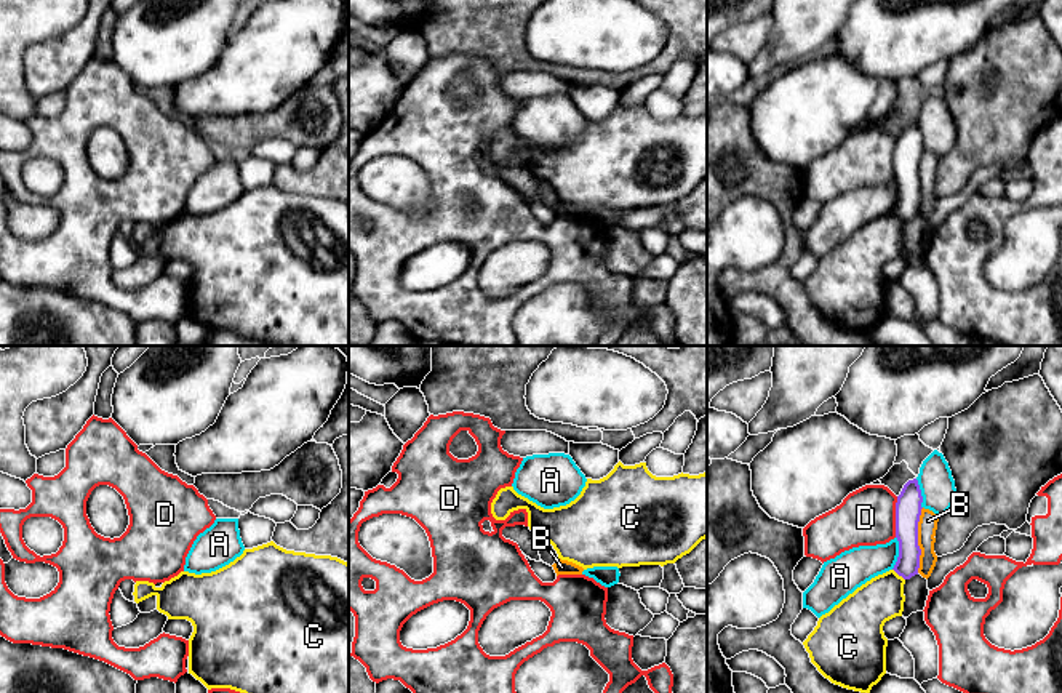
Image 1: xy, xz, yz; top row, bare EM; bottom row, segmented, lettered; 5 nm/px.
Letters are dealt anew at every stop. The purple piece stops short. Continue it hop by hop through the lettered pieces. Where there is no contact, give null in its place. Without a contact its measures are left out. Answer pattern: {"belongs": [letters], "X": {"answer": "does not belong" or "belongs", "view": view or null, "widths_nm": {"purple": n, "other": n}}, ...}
{"belongs": [], "A": {"answer": "does not belong", "view": "yz", "widths_nm": {"purple": 130, "other": 190}}, "B": {"answer": "does not belong", "view": "yz", "widths_nm": {"purple": 130, "other": 100}}, "C": {"answer": "does not belong", "view": "yz", "widths_nm": {"purple": 120, "other": 220}}, "D": {"answer": "does not belong", "view": "yz", "widths_nm": {"purple": 130, "other": 280}}}

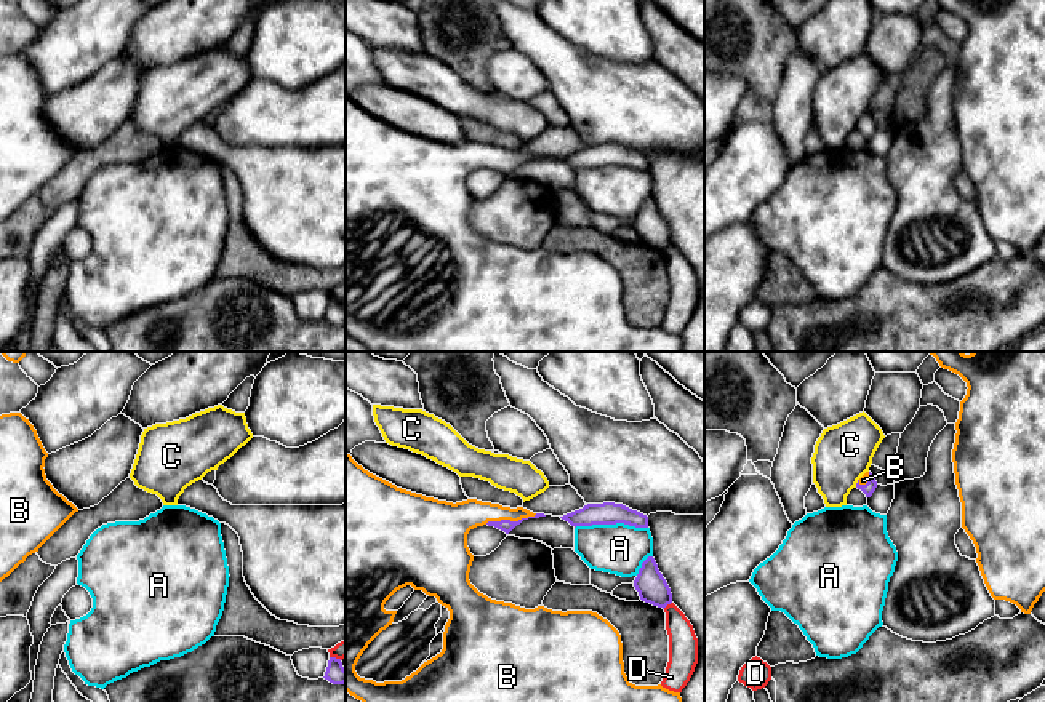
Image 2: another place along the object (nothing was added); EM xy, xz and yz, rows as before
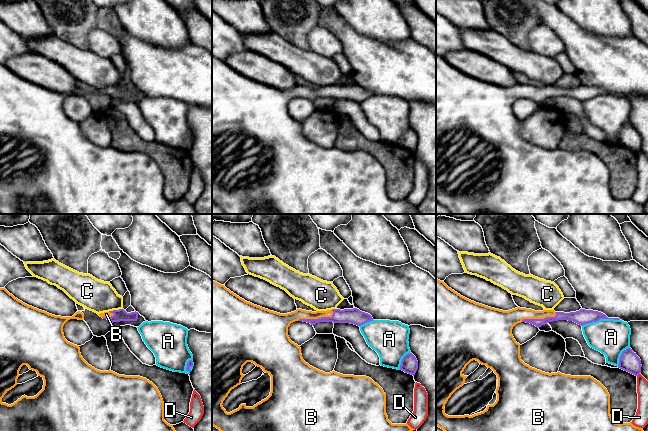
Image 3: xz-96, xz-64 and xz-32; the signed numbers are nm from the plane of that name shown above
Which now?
{"belongs": ["B"], "A": {"answer": "does not belong", "view": "xz", "widths_nm": {"purple": 110, "other": 260}}, "B": {"answer": "belongs", "view": "xz", "widths_nm": {"purple": 60, "other": 160}}, "C": {"answer": "does not belong", "view": "yz", "widths_nm": {"purple": 60, "other": 300}}, "D": {"answer": "does not belong", "view": "xz", "widths_nm": {"purple": 150, "other": 140}}}

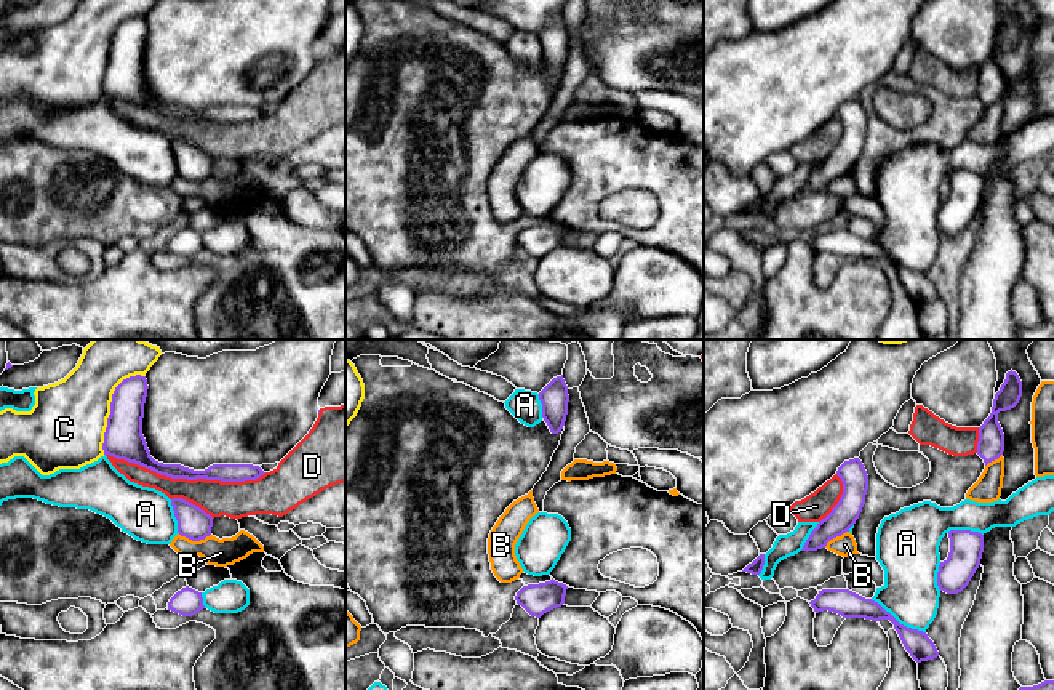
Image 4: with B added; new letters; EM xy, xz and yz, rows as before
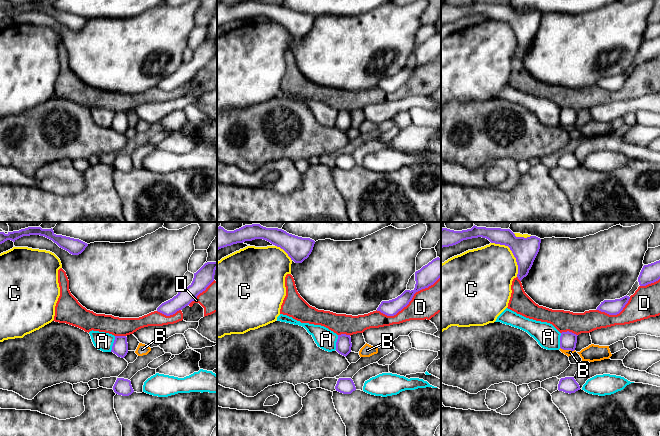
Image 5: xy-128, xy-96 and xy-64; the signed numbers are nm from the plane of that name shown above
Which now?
{"belongs": [], "A": {"answer": "does not belong", "view": "yz", "widths_nm": {"purple": 130, "other": 280}}, "B": {"answer": "does not belong", "view": "xy", "widths_nm": {"purple": 160, "other": 140}}, "C": {"answer": "does not belong", "view": "xy", "widths_nm": {"purple": 200, "other": 380}}, "D": {"answer": "does not belong", "view": "xy", "widths_nm": {"purple": 100, "other": 180}}}

